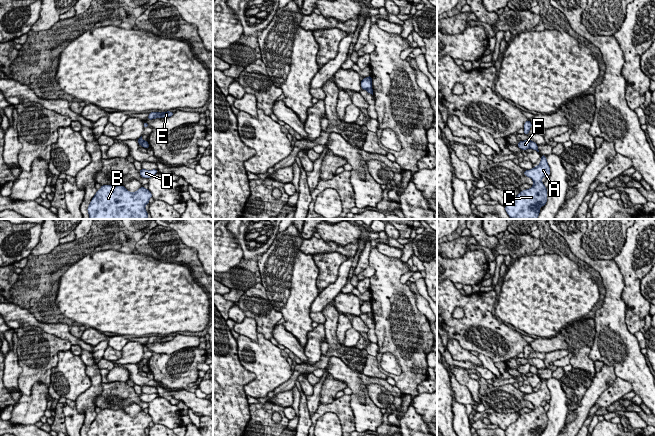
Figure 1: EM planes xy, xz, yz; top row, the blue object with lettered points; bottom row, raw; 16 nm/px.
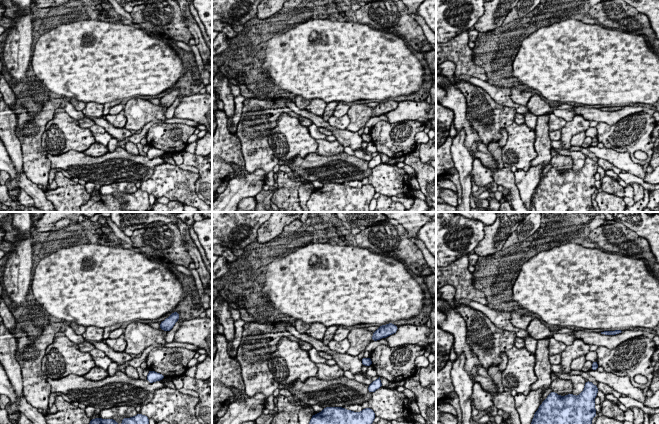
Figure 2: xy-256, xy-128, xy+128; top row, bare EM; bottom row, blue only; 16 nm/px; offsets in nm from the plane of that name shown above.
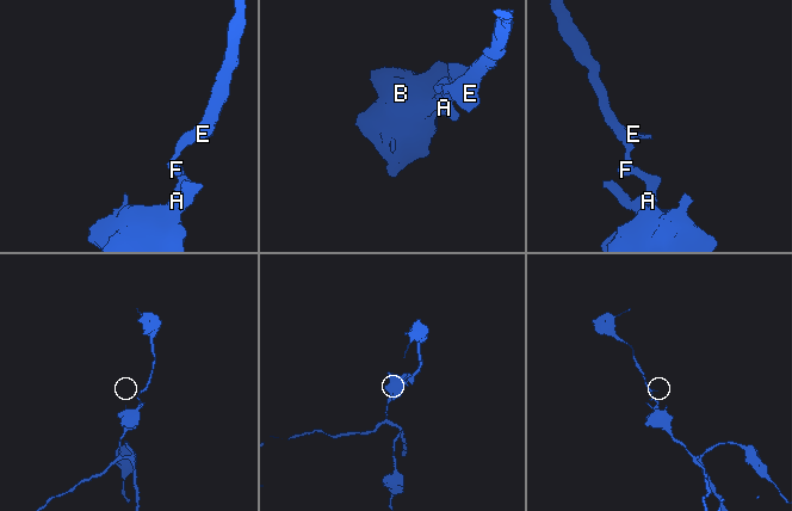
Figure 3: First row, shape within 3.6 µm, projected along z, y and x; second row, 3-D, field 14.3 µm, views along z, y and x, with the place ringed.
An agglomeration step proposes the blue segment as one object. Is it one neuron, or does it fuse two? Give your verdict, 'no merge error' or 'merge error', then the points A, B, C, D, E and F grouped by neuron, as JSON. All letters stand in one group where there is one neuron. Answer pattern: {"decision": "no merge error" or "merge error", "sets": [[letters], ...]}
{"decision": "merge error", "sets": [["A", "B", "C", "D"], ["E", "F"]]}

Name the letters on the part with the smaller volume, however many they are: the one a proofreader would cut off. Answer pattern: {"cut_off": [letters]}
{"cut_off": ["E", "F"]}

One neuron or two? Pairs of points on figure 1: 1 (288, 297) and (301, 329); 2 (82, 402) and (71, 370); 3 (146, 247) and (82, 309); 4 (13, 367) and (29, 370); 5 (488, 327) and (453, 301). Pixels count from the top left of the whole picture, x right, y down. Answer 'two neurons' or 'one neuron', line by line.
1: one neuron
2: two neurons
3: two neurons
4: two neurons
5: one neuron

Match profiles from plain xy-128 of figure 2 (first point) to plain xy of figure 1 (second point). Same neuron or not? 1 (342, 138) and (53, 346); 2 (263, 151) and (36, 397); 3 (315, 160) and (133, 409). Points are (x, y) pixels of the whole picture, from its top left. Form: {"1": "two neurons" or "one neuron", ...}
{"1": "two neurons", "2": "two neurons", "3": "two neurons"}

